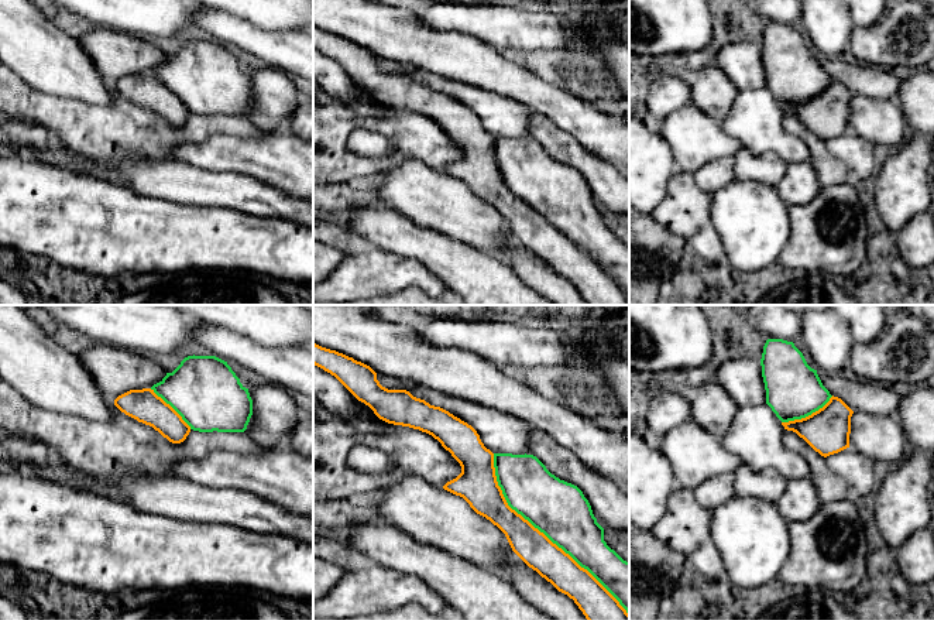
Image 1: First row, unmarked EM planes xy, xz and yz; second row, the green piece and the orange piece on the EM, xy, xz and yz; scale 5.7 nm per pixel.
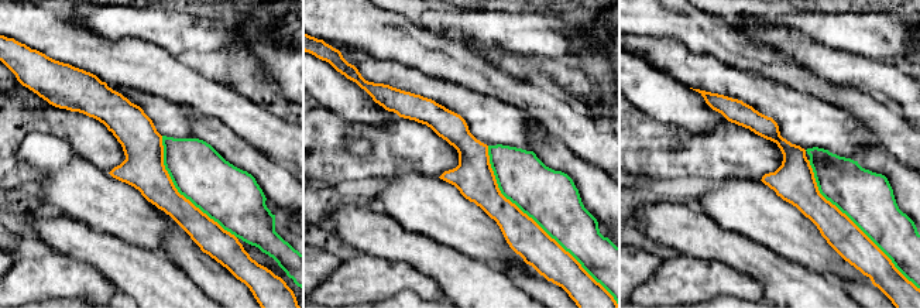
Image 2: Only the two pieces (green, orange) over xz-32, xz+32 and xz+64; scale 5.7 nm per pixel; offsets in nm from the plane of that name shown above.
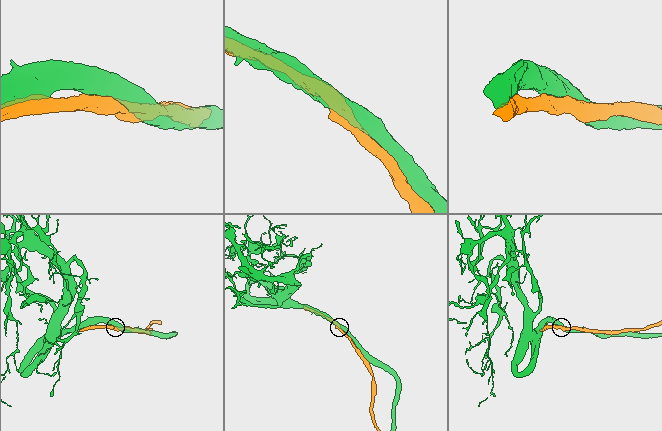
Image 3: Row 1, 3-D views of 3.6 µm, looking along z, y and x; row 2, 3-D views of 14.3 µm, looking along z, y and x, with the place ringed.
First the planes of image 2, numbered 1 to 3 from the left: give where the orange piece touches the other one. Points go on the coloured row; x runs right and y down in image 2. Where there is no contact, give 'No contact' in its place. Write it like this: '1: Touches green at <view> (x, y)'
1: Touches green at xz-32 (179, 192)
2: Touches green at xz+32 (539, 225)
3: Touches green at xz+64 (854, 222)

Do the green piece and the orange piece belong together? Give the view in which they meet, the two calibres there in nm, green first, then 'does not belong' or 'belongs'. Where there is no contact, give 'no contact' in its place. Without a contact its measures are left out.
xz | 320/190 nm | belongs

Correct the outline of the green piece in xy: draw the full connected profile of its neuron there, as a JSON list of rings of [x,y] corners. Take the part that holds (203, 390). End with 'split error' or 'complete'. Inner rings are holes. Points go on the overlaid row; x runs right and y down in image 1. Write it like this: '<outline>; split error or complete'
[[[188,356],[159,383],[130,390],[114,405],[172,443],[183,442],[192,429],[244,432],[253,415],[248,388],[216,356]]]; split error

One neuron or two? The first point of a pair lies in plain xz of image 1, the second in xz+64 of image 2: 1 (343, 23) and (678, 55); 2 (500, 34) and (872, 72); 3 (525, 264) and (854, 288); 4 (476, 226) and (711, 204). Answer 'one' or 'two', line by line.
1: two
2: two
3: one
4: one

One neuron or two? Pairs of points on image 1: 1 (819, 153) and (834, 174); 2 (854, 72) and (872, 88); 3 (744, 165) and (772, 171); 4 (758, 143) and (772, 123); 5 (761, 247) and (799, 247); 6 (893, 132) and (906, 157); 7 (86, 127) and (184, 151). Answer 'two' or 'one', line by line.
1: one
2: one
3: one
4: one
5: two
6: two
7: two

